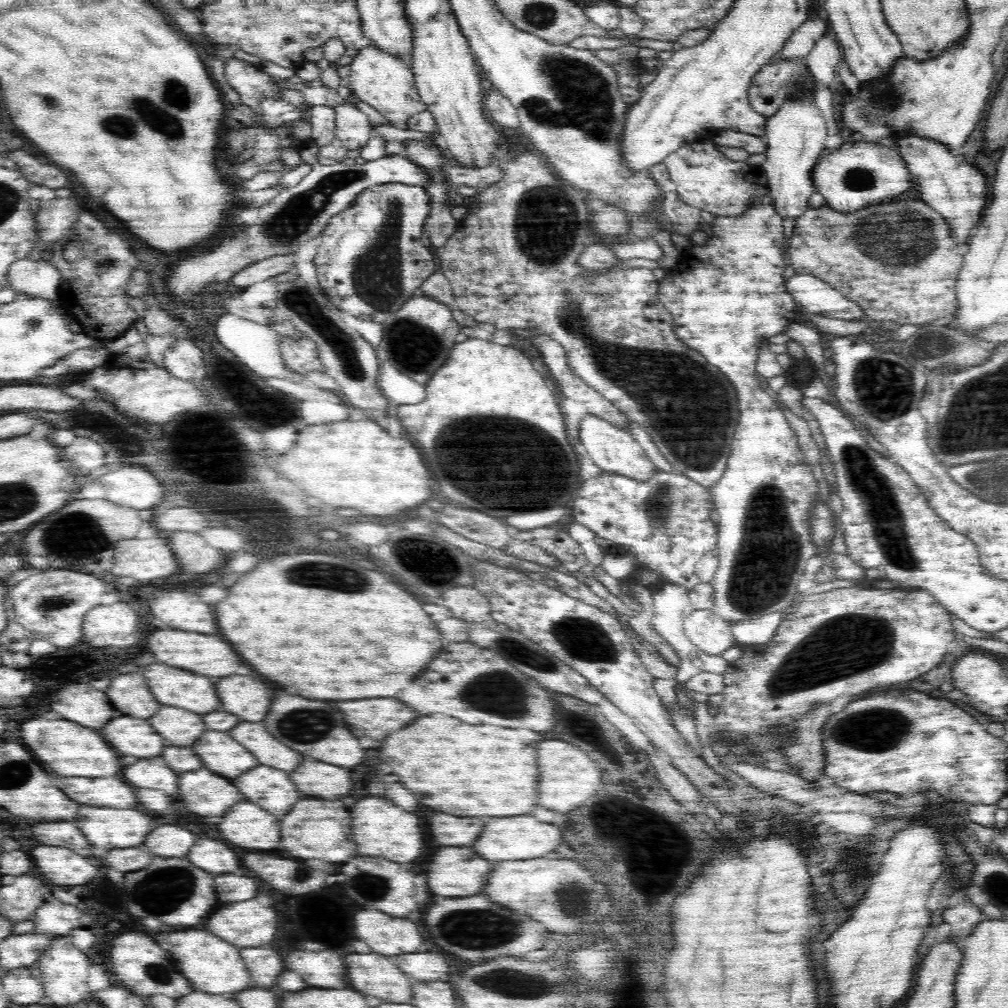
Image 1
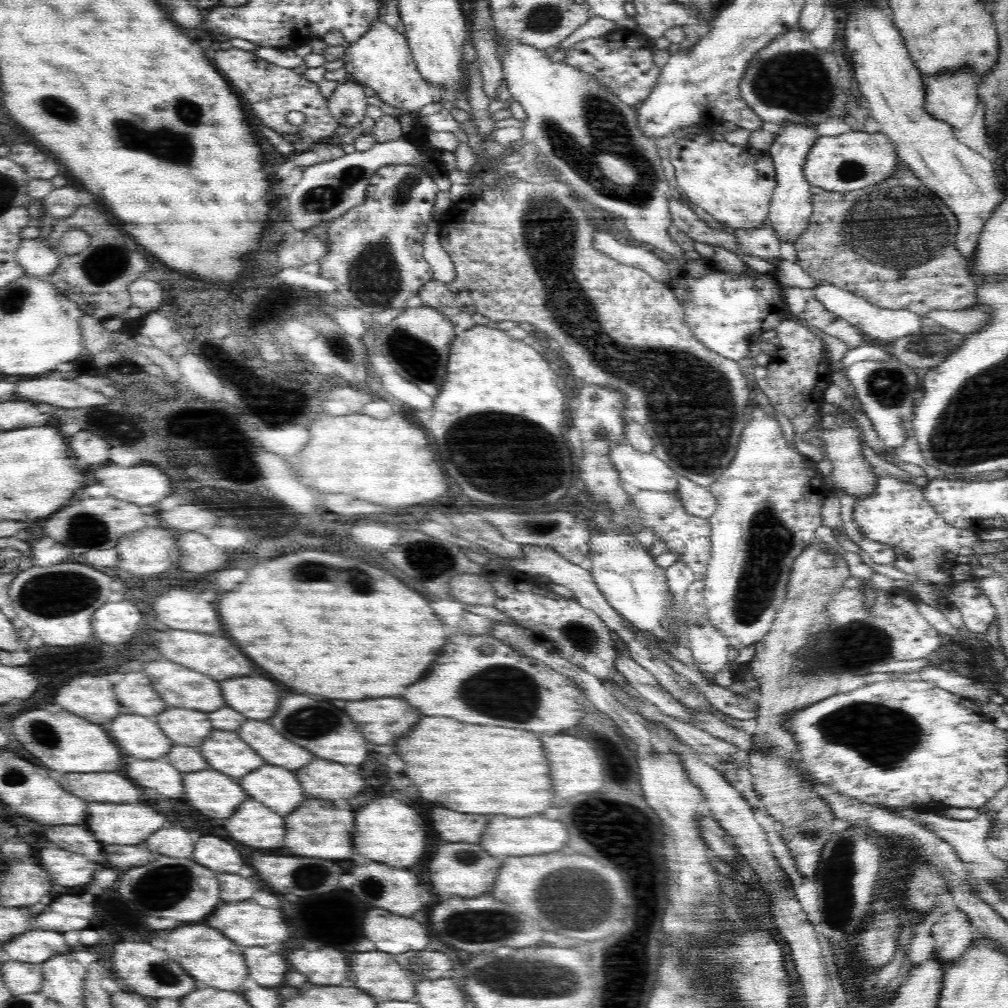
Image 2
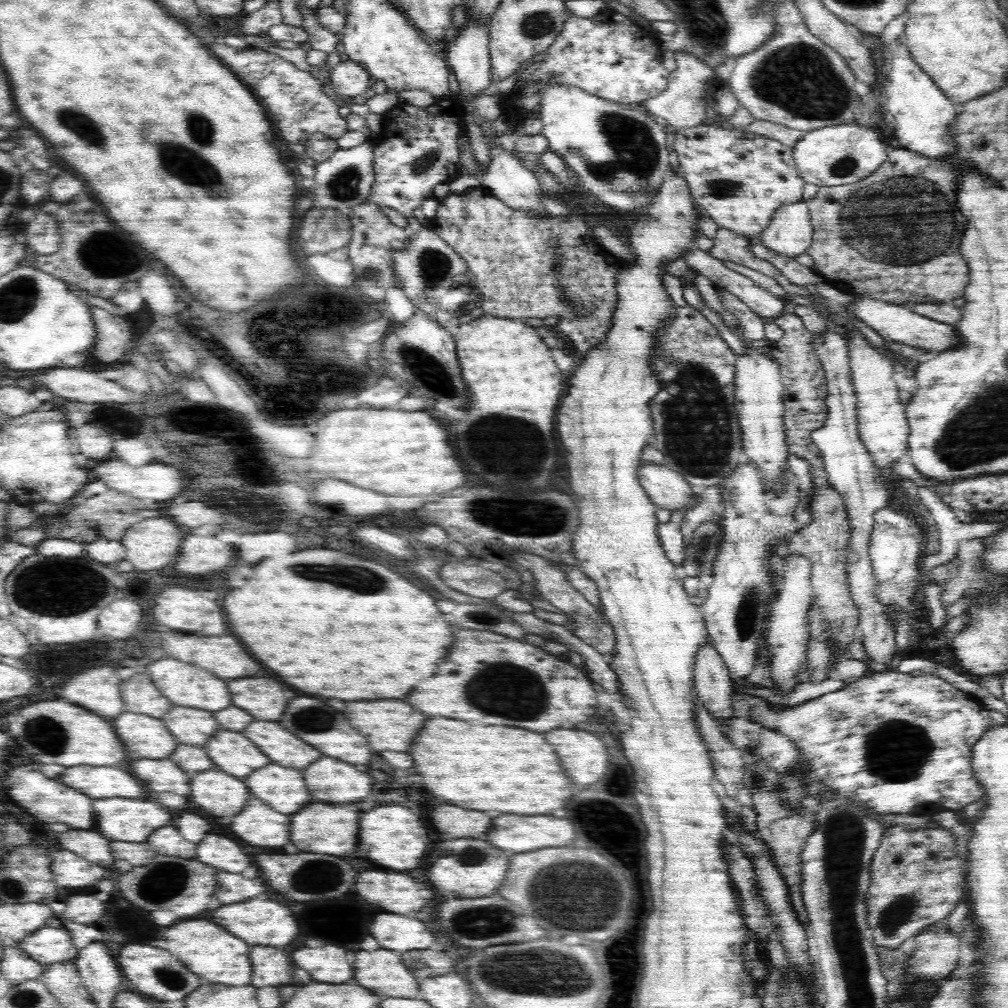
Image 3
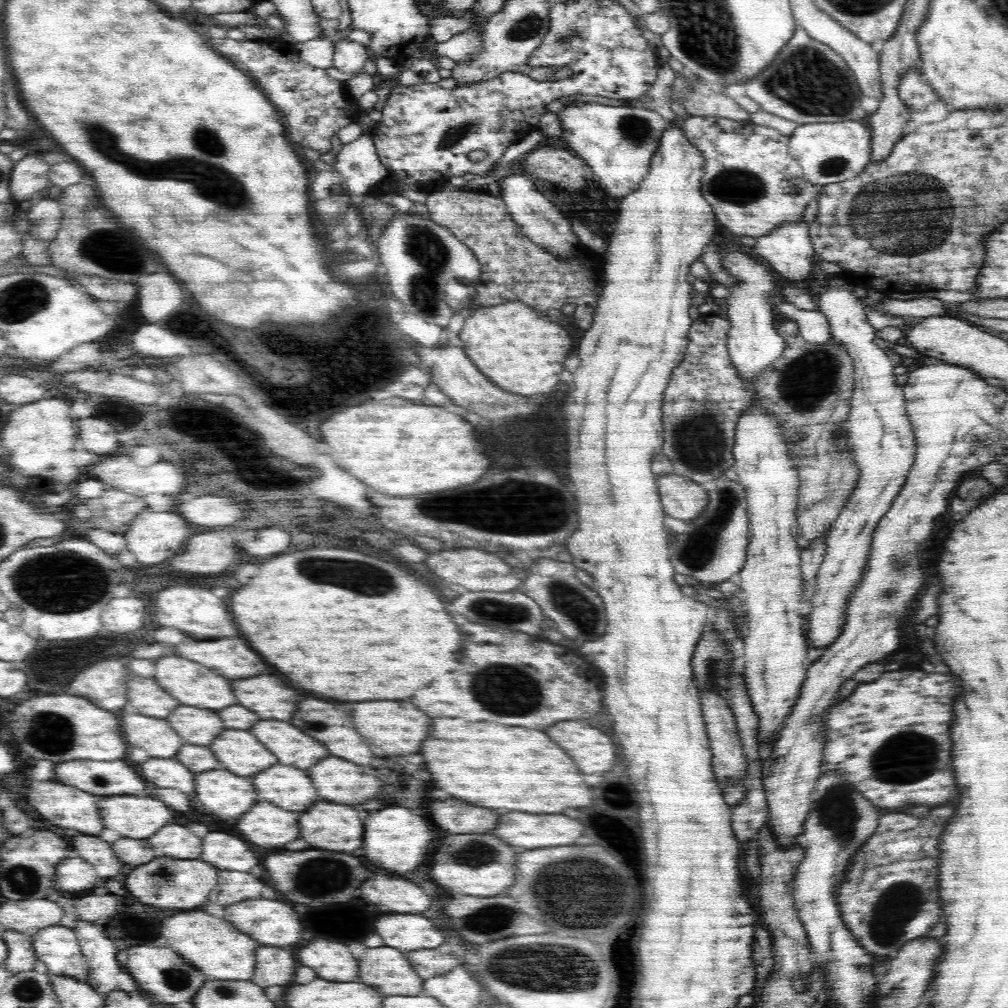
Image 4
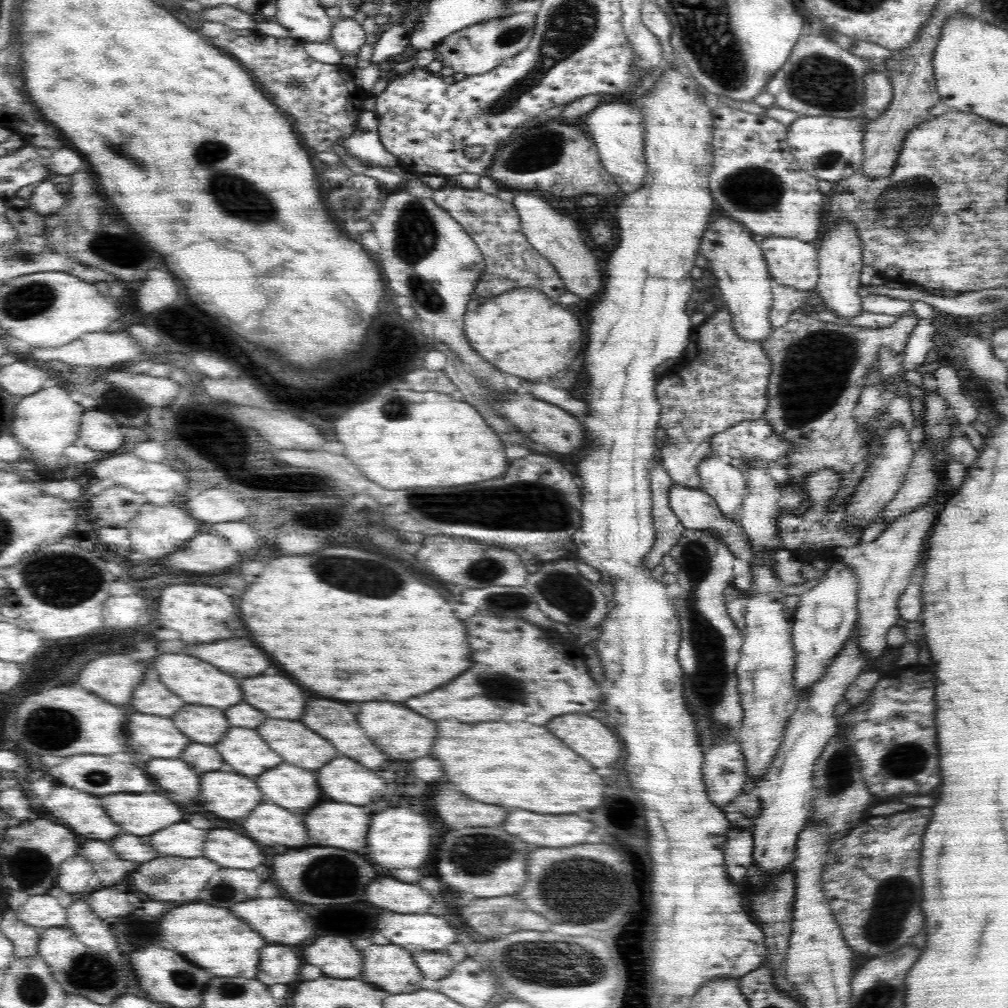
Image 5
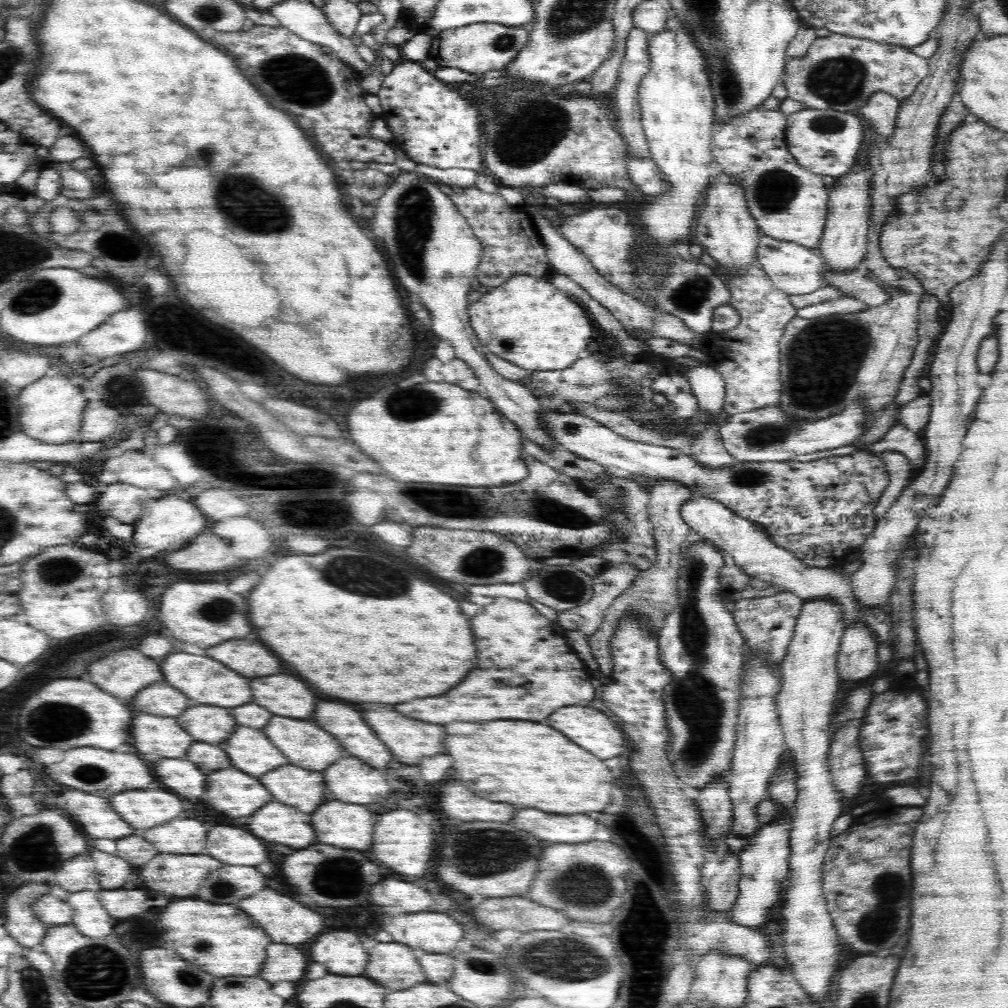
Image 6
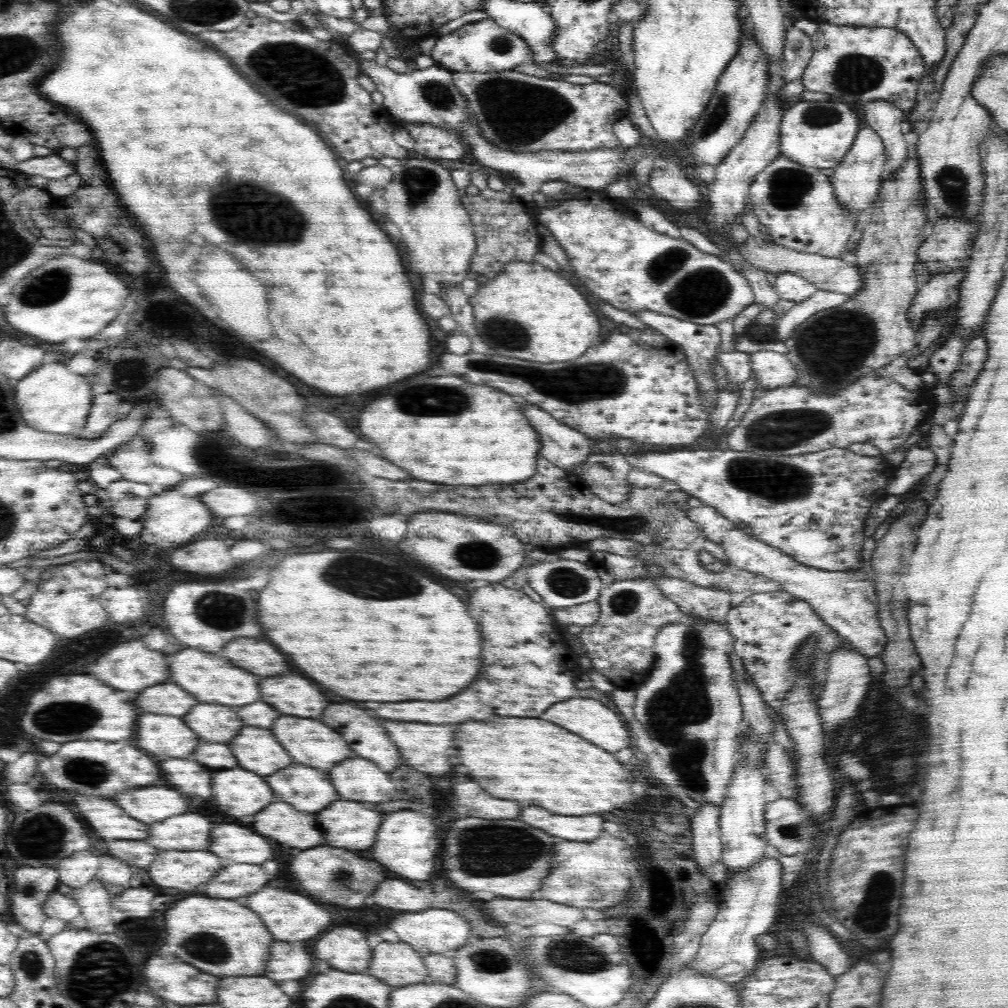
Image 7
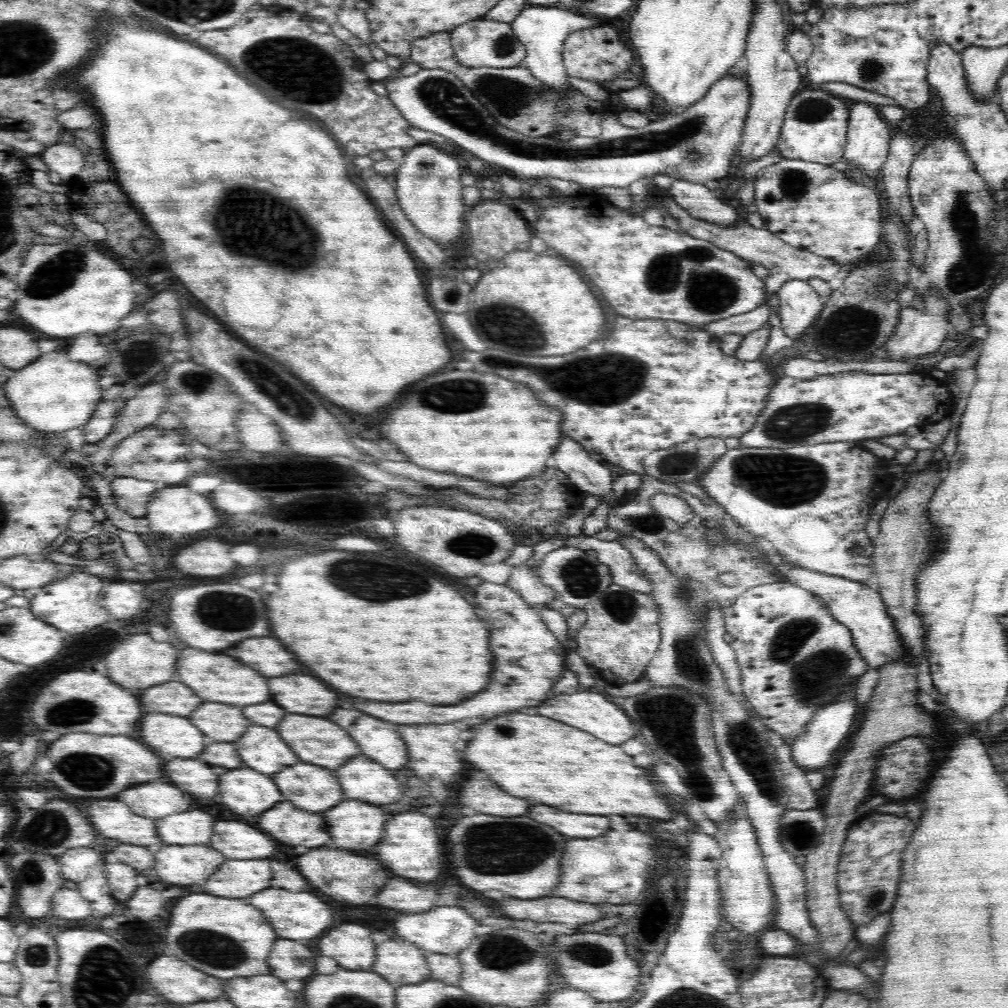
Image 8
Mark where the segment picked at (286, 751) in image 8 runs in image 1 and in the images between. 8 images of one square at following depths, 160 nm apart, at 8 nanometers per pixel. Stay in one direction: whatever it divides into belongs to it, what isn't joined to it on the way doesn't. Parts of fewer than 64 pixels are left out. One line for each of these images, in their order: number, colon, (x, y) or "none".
1: (218, 751)
2: (225, 751)
3: (231, 751)
4: (238, 750)
5: (242, 748)
6: (250, 750)
7: (257, 750)

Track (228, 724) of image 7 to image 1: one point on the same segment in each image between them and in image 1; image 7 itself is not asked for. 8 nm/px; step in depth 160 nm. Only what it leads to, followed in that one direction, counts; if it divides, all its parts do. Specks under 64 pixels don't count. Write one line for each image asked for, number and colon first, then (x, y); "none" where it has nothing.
1: (180, 727)
2: (191, 727)
3: (189, 726)
4: (200, 727)
5: (203, 724)
6: (211, 723)

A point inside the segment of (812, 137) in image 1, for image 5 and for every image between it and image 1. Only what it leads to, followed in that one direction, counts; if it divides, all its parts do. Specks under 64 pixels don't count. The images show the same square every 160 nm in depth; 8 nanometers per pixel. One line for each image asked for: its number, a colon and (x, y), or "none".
2: (790, 208)
3: (789, 232)
4: (789, 249)
5: (792, 262)

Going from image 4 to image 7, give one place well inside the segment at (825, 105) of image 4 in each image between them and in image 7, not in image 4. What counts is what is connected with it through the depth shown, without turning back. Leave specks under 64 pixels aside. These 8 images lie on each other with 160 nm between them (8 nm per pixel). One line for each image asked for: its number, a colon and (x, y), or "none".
5: (819, 78)
6: (839, 72)
7: (852, 65)

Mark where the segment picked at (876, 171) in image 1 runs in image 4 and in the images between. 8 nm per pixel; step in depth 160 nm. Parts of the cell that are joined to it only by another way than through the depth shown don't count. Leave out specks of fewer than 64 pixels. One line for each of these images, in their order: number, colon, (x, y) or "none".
2: (854, 160)
3: (836, 155)
4: (828, 153)

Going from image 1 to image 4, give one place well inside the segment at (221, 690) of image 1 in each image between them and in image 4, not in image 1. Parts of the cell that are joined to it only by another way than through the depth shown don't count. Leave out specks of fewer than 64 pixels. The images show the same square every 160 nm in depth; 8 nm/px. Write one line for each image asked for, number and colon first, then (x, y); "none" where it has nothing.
2: (257, 698)
3: (265, 698)
4: (266, 695)

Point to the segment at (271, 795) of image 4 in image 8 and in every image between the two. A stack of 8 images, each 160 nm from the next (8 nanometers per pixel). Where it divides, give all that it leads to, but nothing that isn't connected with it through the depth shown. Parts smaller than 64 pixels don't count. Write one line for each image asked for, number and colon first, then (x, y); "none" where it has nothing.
5: (290, 786)
6: (294, 786)
7: (306, 789)
8: (312, 788)

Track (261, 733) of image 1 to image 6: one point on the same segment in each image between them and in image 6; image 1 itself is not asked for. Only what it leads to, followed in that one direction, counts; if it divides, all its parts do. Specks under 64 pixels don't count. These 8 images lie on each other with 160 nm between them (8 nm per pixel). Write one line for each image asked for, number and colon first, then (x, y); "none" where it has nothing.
2: (274, 749)
3: (282, 747)
4: (293, 747)
5: (293, 741)
6: (305, 744)

